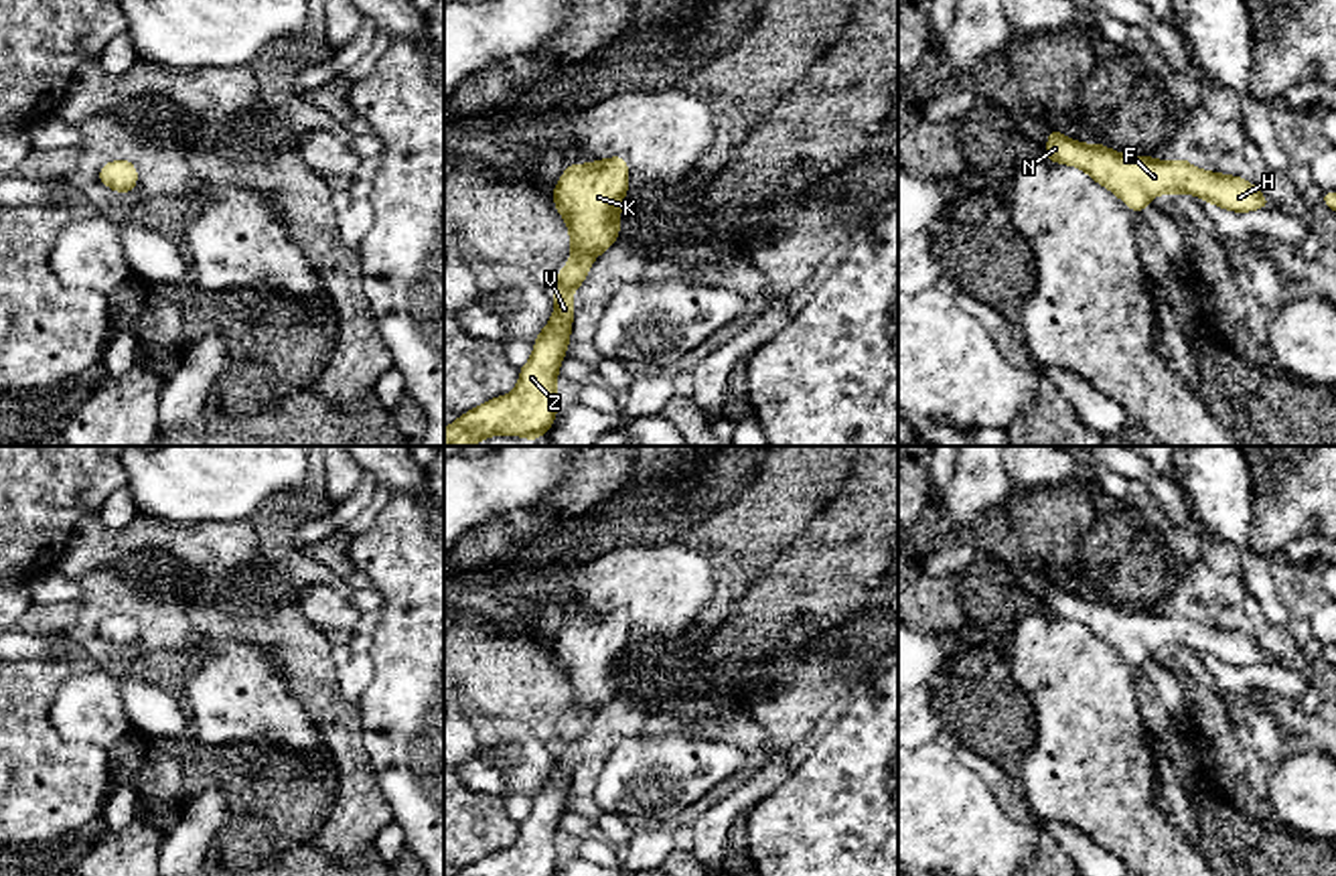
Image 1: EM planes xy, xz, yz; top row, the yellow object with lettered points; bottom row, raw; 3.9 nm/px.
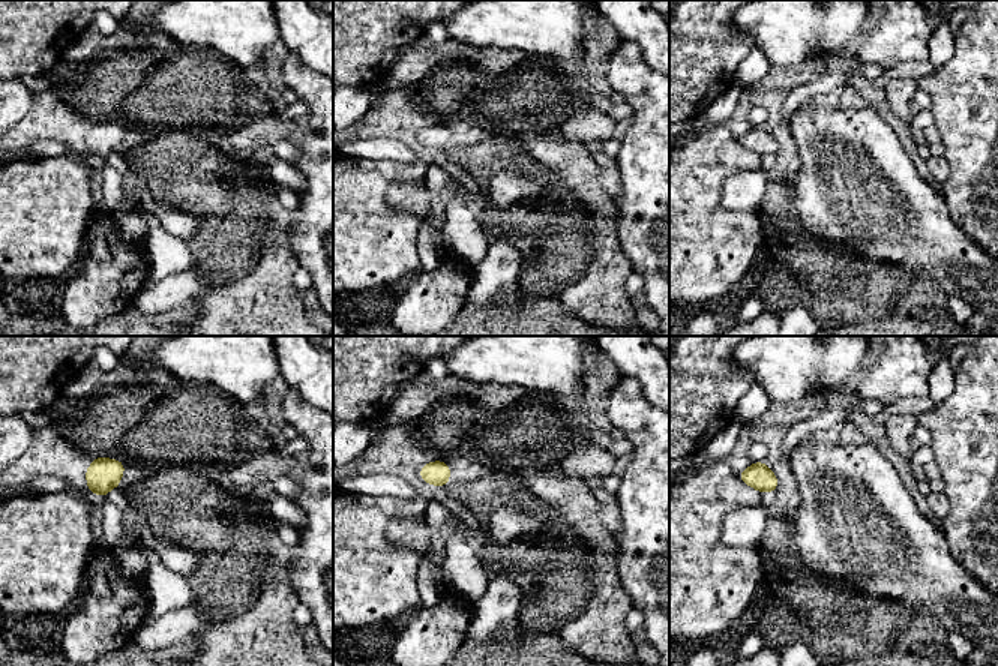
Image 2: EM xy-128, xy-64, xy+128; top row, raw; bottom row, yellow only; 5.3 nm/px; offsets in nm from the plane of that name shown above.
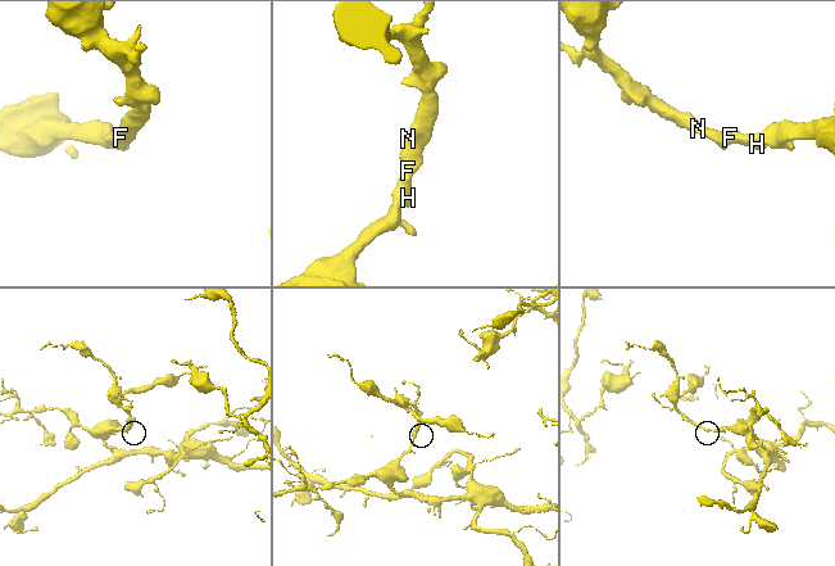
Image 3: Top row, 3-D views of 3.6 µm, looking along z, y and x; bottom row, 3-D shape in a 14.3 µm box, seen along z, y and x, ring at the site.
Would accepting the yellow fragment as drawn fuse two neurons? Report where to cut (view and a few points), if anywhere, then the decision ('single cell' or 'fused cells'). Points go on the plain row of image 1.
no cut | single cell

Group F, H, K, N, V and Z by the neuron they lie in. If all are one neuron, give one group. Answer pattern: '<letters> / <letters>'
F H K N V Z

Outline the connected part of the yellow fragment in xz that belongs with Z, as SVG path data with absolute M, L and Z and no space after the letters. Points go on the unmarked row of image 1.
M610 610L588 618L566 618L553 641L553 659L570 683L570 718L555 730L551 775L539 785L531 813L519 823L517 842L464 866L454 876L553 876L558 870L558 823L566 811L574 777L572 748L590 718L618 691L628 616Z

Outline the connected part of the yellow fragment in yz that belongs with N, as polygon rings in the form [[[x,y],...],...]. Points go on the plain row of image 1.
[[[1048,584],[1042,608],[1056,618],[1083,623],[1095,637],[1115,647],[1133,667],[1141,667],[1156,649],[1190,647],[1233,667],[1271,661],[1269,653],[1243,631],[1194,623],[1186,610],[1164,616],[1154,610],[1127,610],[1105,598],[1083,598]]]

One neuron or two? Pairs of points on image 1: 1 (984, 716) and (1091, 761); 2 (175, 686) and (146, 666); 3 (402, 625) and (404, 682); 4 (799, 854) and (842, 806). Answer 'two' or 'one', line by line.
1: two
2: one
3: one
4: one

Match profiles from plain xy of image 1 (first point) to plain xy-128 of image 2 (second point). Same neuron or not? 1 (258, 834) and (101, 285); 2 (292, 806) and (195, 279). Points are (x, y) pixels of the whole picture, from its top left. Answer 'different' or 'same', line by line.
1: different
2: different

